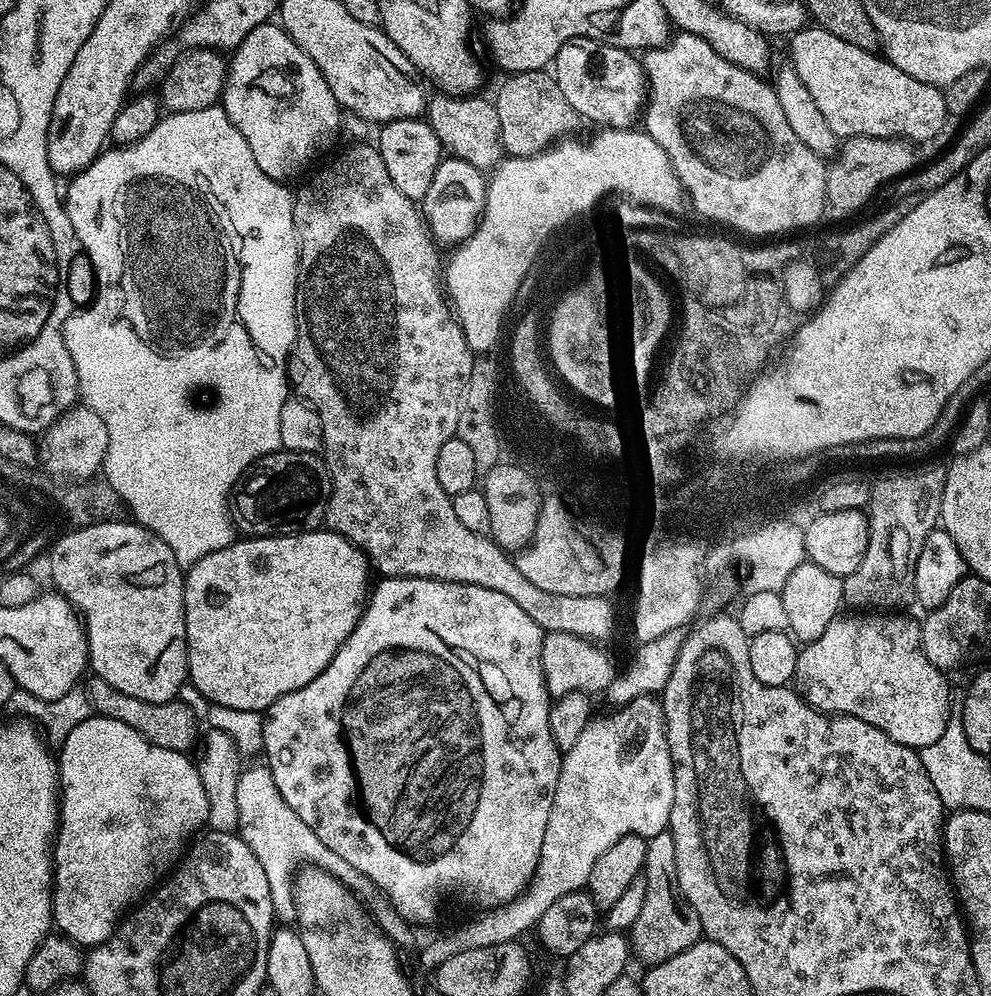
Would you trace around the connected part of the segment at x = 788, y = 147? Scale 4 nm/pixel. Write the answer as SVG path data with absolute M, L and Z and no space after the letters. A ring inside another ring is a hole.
M689 32L673 35L667 44L661 48L649 48L643 53L644 78L646 81L646 107L642 112L642 128L647 132L670 158L672 168L677 178L684 186L687 199L708 220L717 220L720 224L729 224L740 232L749 232L752 236L772 236L775 232L792 232L795 228L808 228L820 220L820 215L826 212L826 197L828 194L828 168L822 162L821 154L815 153L794 133L793 127L787 122L787 116L782 112L782 105L776 97L775 87L768 84L757 73L748 72L734 62L730 62L722 54L714 50L710 42Z

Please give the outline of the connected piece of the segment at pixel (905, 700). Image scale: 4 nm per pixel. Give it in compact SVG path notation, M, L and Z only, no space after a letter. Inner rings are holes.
M841 614L830 622L830 626L826 626L826 630L817 640L807 641L799 649L796 657L796 675L795 679L800 680L799 687L802 689L802 695L812 707L825 714L835 714L838 716L857 716L862 718L862 722L870 722L870 726L878 726L878 730L882 730L882 734L886 734L890 738L894 738L894 742L902 742L902 746L910 746L917 750L930 746L931 743L937 742L938 738L942 738L942 734L948 725L949 712L951 710L952 696L948 692L948 684L944 681L945 673L941 669L936 668L930 662L930 658L926 658L924 647L920 644L920 624L912 621L910 617L904 616L908 614L852 614L856 616L847 616Z

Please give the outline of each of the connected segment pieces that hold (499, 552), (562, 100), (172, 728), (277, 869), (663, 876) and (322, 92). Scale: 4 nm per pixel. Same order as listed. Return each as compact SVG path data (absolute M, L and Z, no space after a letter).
M375 143L360 144L354 148L348 148L341 156L336 156L309 184L304 184L300 189L295 189L294 199L292 201L292 217L294 218L294 226L296 227L296 237L300 243L300 273L296 279L296 295L298 297L298 311L296 314L296 345L292 348L292 355L287 362L287 372L291 387L294 389L295 395L299 399L312 405L314 411L318 414L318 418L322 422L322 438L324 439L324 447L322 449L322 459L328 466L328 477L332 480L332 495L328 497L328 503L323 509L324 520L331 531L336 532L342 538L346 538L354 547L359 548L365 556L368 557L368 563L373 569L376 568L384 578L393 576L413 576L414 578L422 578L423 580L441 580L442 582L458 582L459 584L473 584L474 586L486 586L486 590L498 590L498 594L506 594L506 598L510 598L510 602L514 602L526 614L530 614L530 618L534 618L534 622L538 622L538 626L543 628L545 633L561 632L562 634L572 634L580 636L581 639L591 642L601 642L600 640L608 640L612 636L612 631L616 628L616 612L612 609L612 604L607 595L605 596L586 596L575 597L573 595L552 594L541 588L534 586L533 582L527 580L518 570L515 561L509 556L505 549L499 548L494 541L488 536L479 536L474 534L474 530L466 530L466 526L462 526L462 522L454 514L454 506L452 505L452 497L446 494L446 490L442 490L442 486L438 486L438 470L436 463L438 462L438 450L442 450L445 442L450 442L450 438L456 435L453 424L456 420L456 404L461 400L459 390L464 379L468 376L469 360L468 353L465 352L465 341L460 339L460 333L456 331L455 325L449 320L453 311L450 309L446 301L445 293L442 291L442 280L438 275L438 264L436 268L436 248L433 237L430 235L426 221L422 215L421 209L417 207L413 200L406 198L406 194L402 194L402 190L398 190L398 186L394 186L394 178L390 178L390 173L386 171L386 162L382 162L382 154L379 147Z
M551 71L517 72L509 75L508 80L494 96L498 110L500 141L508 156L528 156L543 152L545 148L557 143L558 138L567 137L581 123L582 117L566 102L566 94L558 86Z
M92 674L87 680L88 700L92 703L92 711L95 715L114 718L114 722L126 722L126 726L138 730L138 734L145 736L150 743L163 748L173 748L176 752L184 752L192 743L197 743L198 719L183 699L142 702L142 698L130 698L130 694L122 694L122 690L114 690L114 686L110 686L110 682L106 682L101 676Z
M256 763L260 764L254 765L253 768L245 767L238 778L238 835L246 842L246 846L250 846L250 850L254 850L254 858L258 858L258 862L262 862L262 870L266 870L266 882L270 882L273 917L280 922L296 920L294 877L301 866L320 868L322 871L330 873L357 897L365 898L364 896L377 895L376 885L370 878L366 878L366 874L362 874L362 870L354 870L354 866L350 866L350 862L346 862L346 858L334 854L334 850L330 850L330 846L326 846L326 842L322 842L318 838L318 834L314 834L314 830L310 830L310 826L306 826L306 822L302 822L302 818L298 818L298 814L294 814L294 810L290 810L290 806L286 806L286 798L282 798L282 794L278 794L278 786L274 786L274 774L268 769L267 763Z
M662 831L657 836L653 836L648 840L648 853L646 854L642 879L648 884L646 886L646 903L642 906L642 914L638 914L636 925L630 929L630 938L634 943L635 955L637 952L645 960L645 965L651 966L674 958L674 954L682 954L682 950L694 946L702 938L702 929L691 915L688 915L689 917L672 916L676 912L678 892L674 887L676 879L676 843L672 840L671 831Z
M269 22L250 30L231 56L222 93L223 110L230 122L234 122L238 134L246 138L246 146L250 146L250 154L254 154L258 170L275 180L289 182L335 138L342 115L340 103L334 98L318 66L314 66L279 23Z

